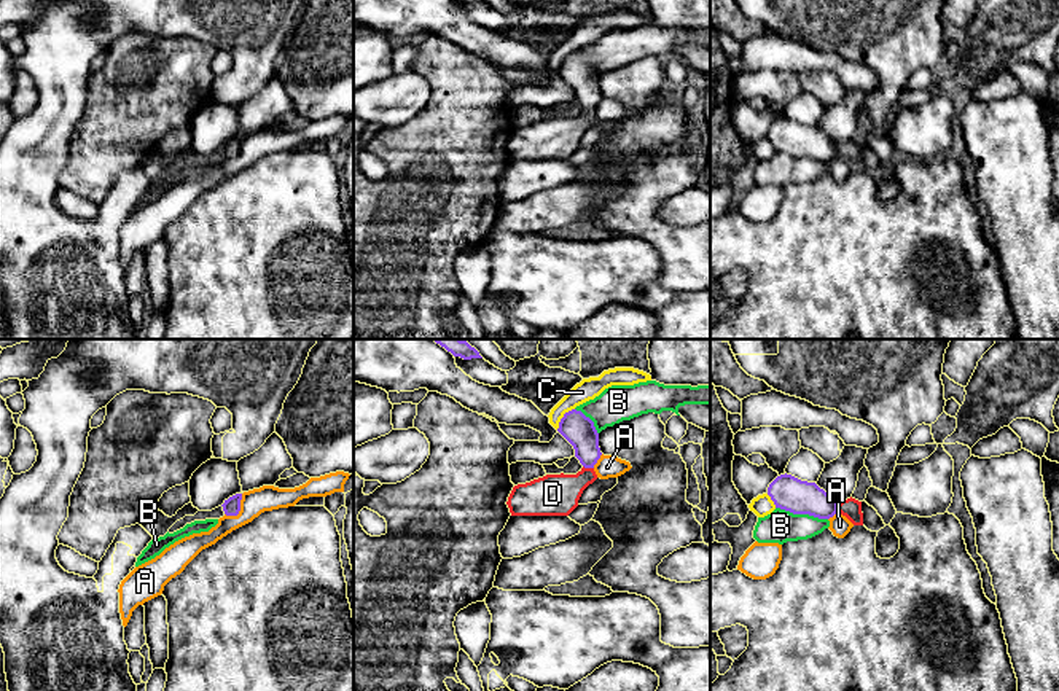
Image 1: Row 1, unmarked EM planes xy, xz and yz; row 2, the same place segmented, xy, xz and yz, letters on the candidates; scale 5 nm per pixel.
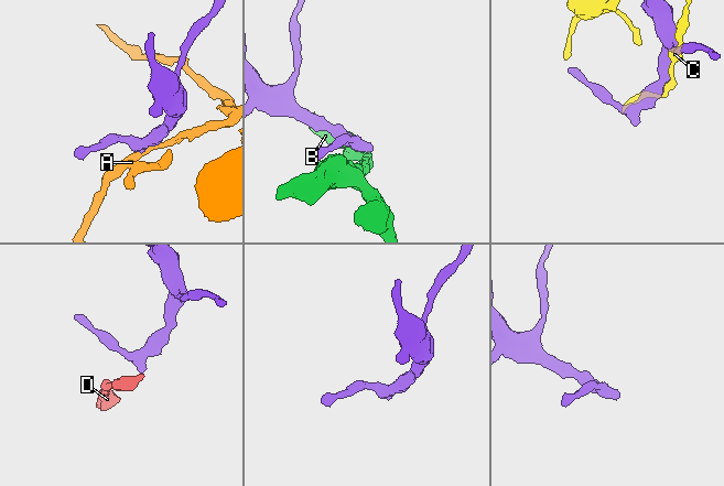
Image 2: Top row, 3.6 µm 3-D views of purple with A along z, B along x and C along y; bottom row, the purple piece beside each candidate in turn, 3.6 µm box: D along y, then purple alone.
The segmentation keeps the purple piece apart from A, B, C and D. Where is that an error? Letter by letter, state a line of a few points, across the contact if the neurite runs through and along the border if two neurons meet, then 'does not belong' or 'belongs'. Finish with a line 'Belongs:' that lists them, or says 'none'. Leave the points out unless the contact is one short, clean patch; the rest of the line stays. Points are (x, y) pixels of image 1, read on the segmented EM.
A: xy (242, 494), (239, 511), (226, 516) | does not belong
B: yz (776, 507), (827, 519) | does not belong
C: does not belong
D: xz (575, 427), (585, 438), (588, 467), (572, 486), (553, 494) | belongs
Belongs: D

